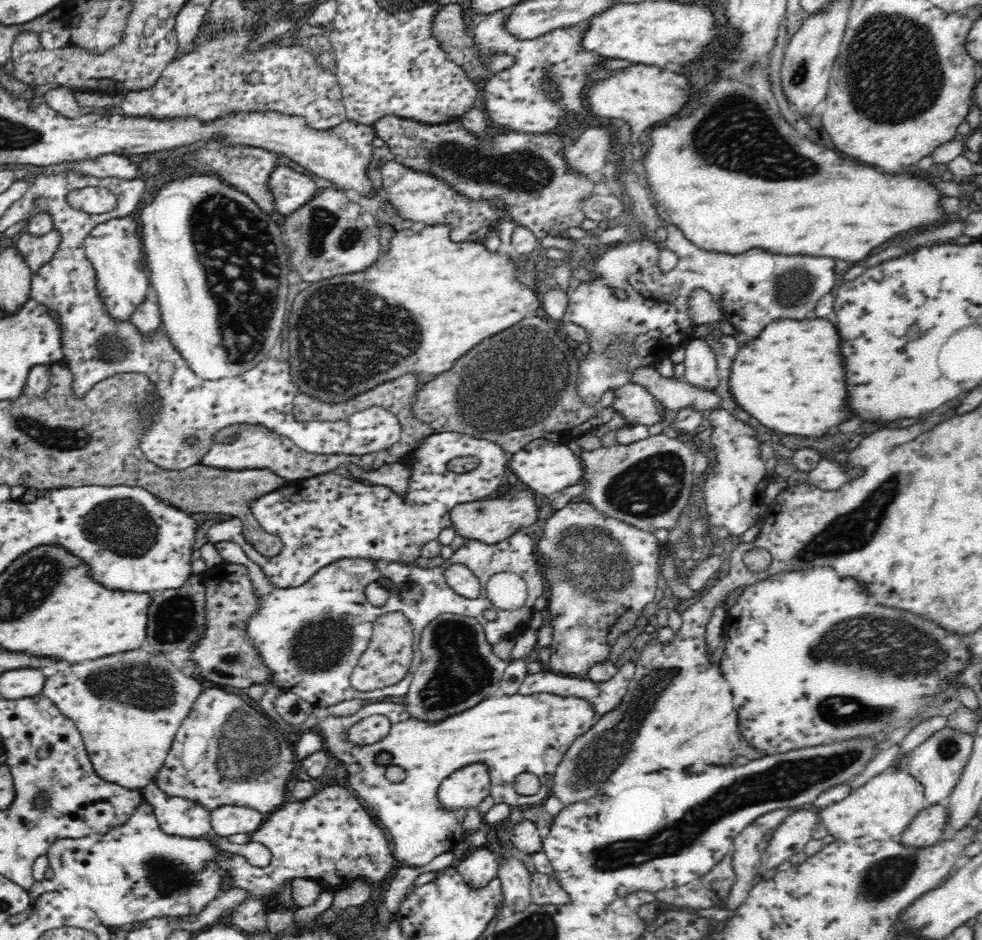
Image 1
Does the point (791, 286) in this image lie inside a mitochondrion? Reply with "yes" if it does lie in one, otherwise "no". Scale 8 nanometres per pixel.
yes

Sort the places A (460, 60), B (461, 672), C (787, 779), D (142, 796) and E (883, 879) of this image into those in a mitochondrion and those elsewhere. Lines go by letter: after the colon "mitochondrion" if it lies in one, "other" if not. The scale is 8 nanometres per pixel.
A: other
B: mitochondrion
C: mitochondrion
D: other
E: mitochondrion

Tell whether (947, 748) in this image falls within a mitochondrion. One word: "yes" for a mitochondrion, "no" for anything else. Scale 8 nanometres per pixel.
yes

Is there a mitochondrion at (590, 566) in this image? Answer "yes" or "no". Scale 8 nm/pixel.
yes

